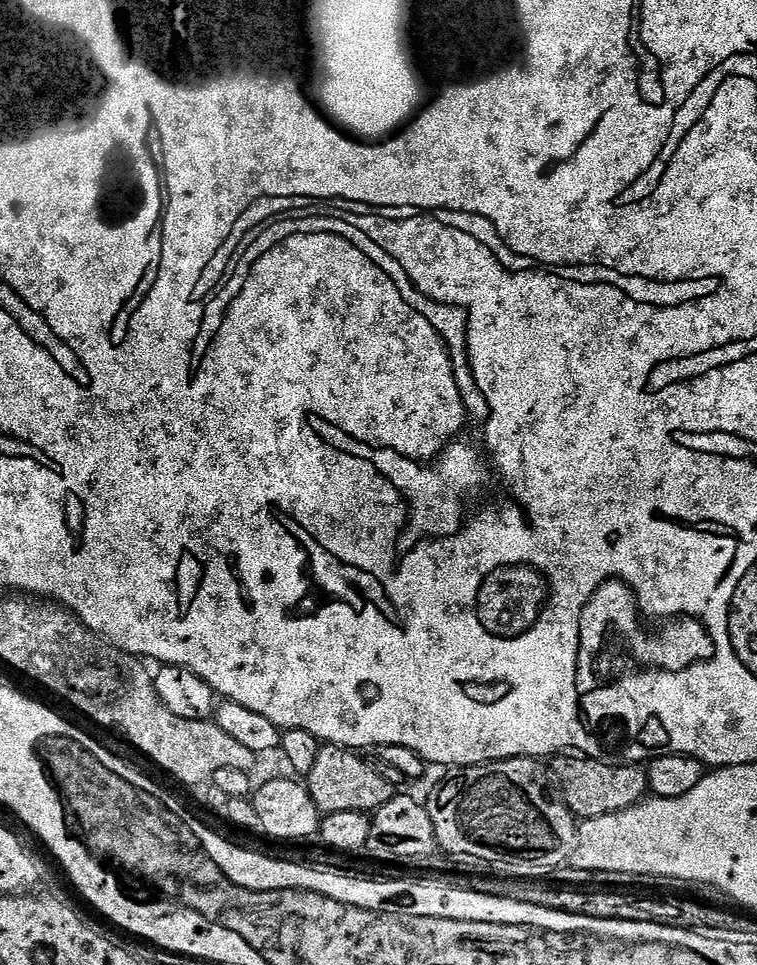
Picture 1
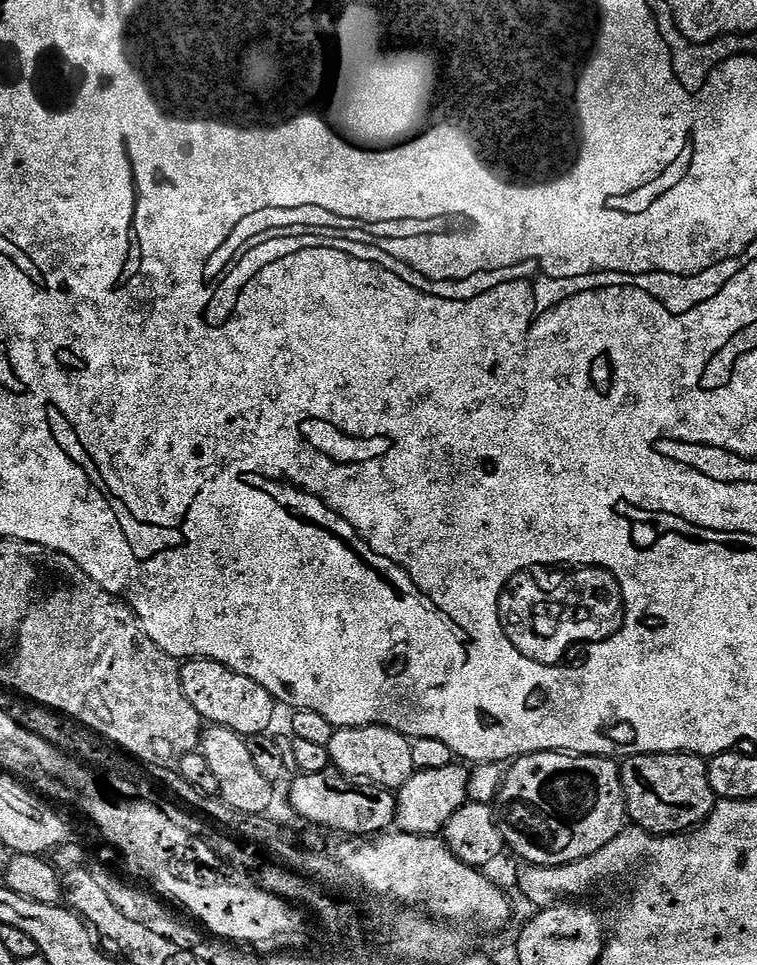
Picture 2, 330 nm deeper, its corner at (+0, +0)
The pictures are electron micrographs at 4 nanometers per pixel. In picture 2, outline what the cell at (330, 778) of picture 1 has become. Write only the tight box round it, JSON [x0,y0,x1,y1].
[328,724,416,790]

